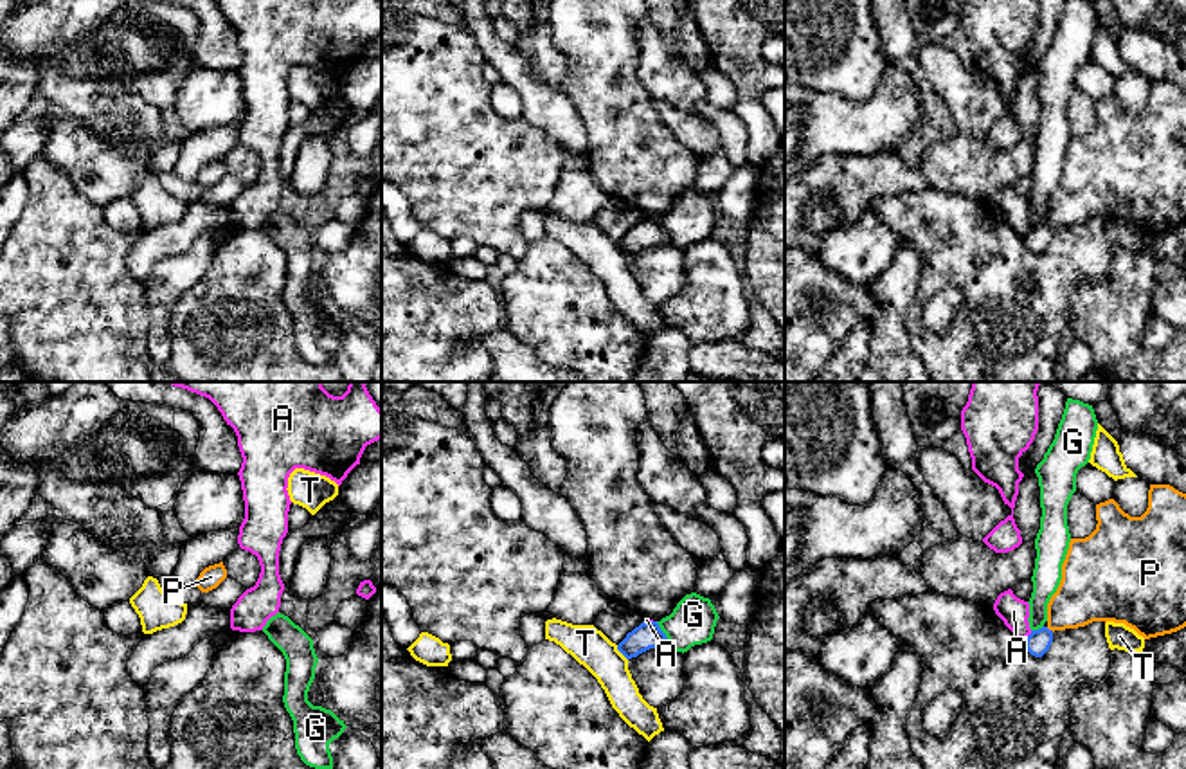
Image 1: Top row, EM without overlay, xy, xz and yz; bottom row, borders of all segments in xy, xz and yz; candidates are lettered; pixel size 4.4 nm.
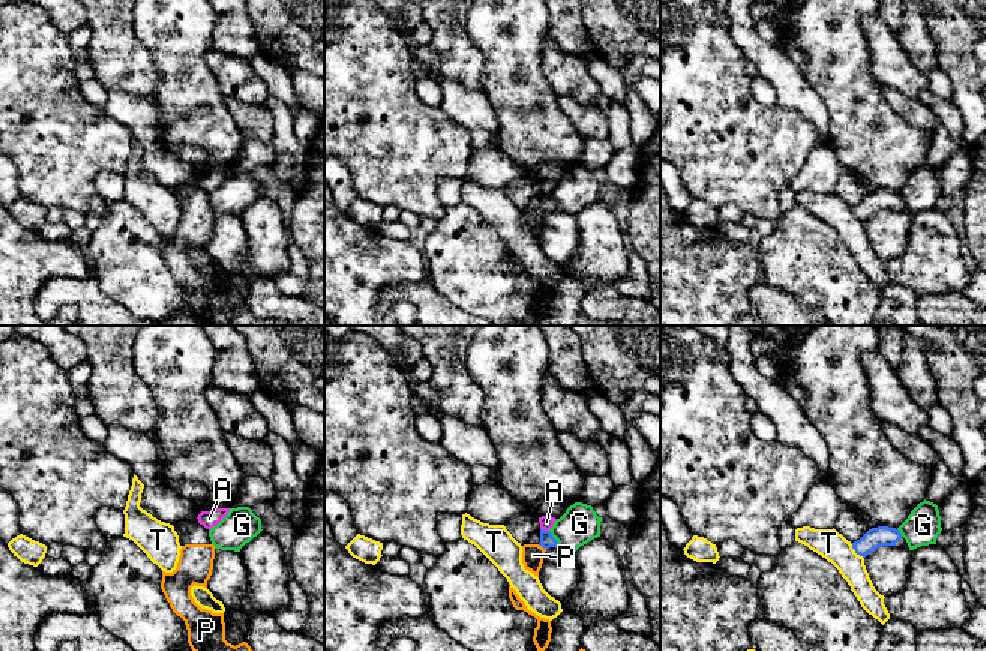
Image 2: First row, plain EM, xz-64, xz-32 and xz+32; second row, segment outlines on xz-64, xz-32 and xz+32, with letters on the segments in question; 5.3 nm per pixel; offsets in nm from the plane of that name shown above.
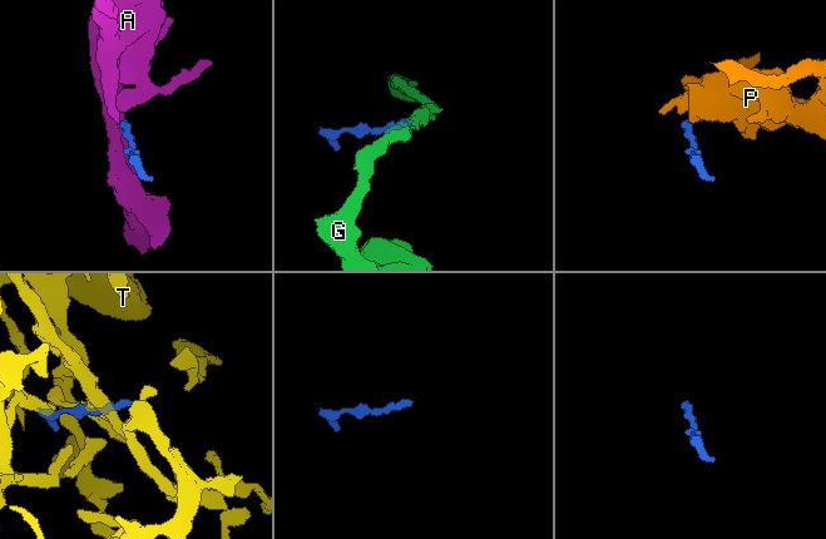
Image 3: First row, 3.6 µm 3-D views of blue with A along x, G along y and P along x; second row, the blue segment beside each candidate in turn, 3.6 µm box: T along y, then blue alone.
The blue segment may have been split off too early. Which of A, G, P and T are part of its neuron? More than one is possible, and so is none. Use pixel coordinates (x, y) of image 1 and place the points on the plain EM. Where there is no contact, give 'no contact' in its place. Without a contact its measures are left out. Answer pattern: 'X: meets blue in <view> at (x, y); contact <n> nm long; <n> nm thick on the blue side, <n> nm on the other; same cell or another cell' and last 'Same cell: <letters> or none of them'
A: meets blue in yz at (1028, 233); contact 70 nm long; 110 nm thick on the blue side, 130 nm on the other; another cell
G: meets blue in xz at (663, 229); contact 110 nm long; 120 nm thick on the blue side, 200 nm on the other; another cell
P: meets blue in yz at (1048, 226); contact 40 nm long; 110 nm thick on the blue side, 280 nm on the other; another cell
T: meets blue in xz at (619, 247); contact 90 nm long; 120 nm thick on the blue side, 170 nm on the other; another cell
Same cell: none of them

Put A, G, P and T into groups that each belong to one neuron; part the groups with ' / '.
A / G / P / T

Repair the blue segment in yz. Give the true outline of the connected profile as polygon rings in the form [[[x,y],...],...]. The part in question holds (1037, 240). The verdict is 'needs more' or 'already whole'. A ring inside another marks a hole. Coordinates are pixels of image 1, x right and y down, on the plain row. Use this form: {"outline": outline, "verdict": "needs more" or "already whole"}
{"outline": [[[1047,223],[1031,227],[1031,231],[1024,238],[1026,247],[1035,254],[1042,254],[1049,247],[1051,240],[1053,240],[1053,227],[1049,227]]], "verdict": "already whole"}

